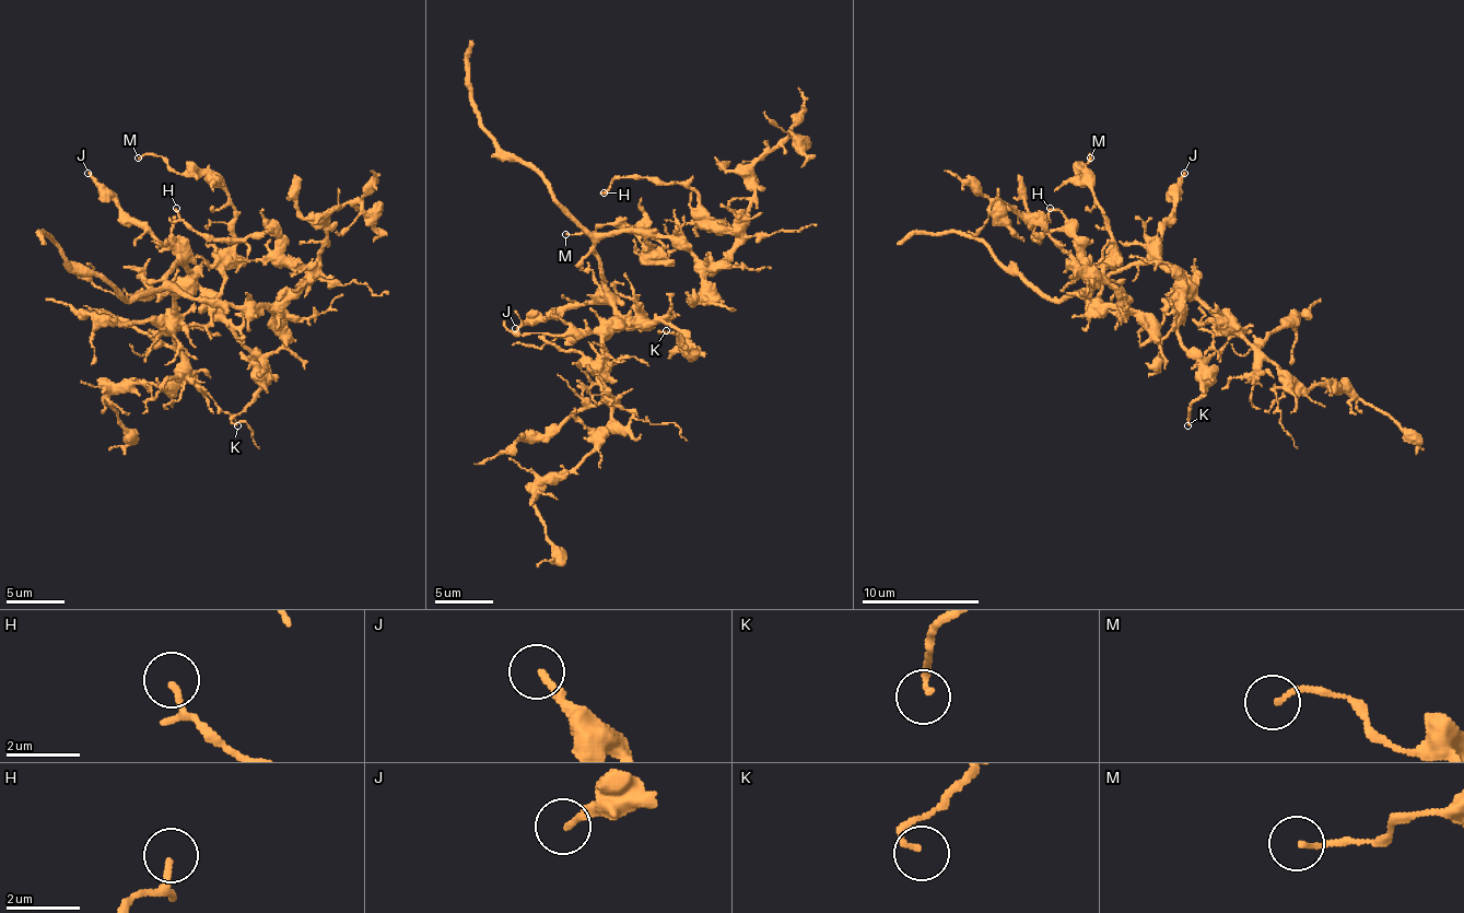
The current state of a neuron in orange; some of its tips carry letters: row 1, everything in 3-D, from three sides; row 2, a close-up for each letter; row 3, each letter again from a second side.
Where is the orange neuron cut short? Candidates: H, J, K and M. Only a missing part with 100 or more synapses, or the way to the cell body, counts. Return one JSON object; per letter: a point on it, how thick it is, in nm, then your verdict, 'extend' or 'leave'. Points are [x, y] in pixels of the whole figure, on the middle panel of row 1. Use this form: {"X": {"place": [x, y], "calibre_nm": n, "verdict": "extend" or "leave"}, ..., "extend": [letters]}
{"H": {"place": [604, 192], "calibre_nm": 110, "verdict": "leave"}, "J": {"place": [515, 328], "calibre_nm": 220, "verdict": "leave"}, "K": {"place": [666, 330], "calibre_nm": 170, "verdict": "leave"}, "M": {"place": [565, 234], "calibre_nm": 110, "verdict": "leave"}, "extend": []}

